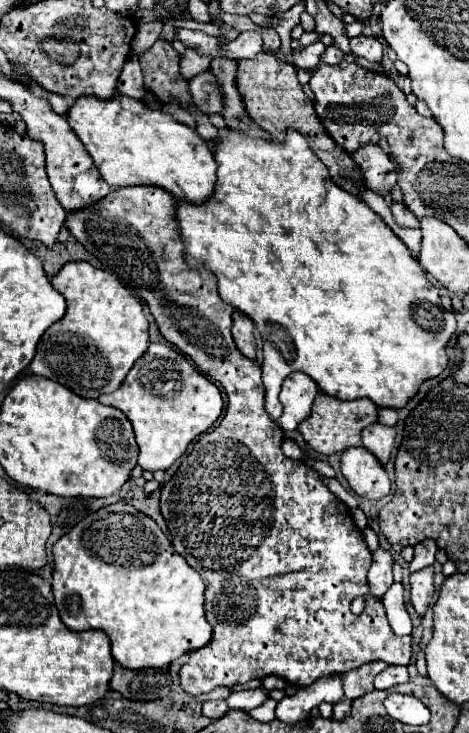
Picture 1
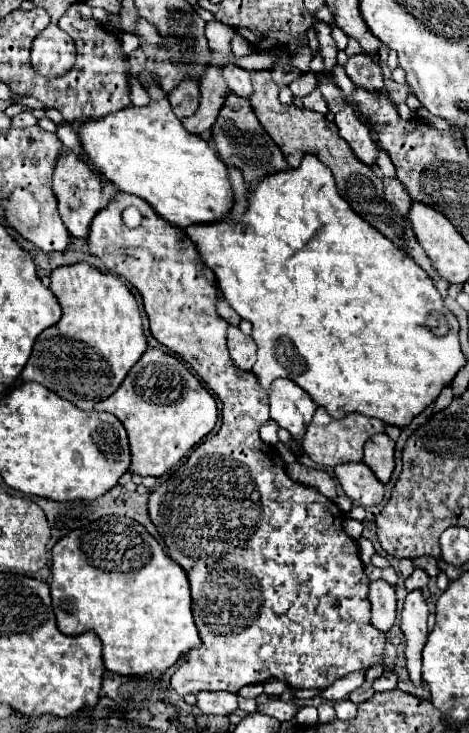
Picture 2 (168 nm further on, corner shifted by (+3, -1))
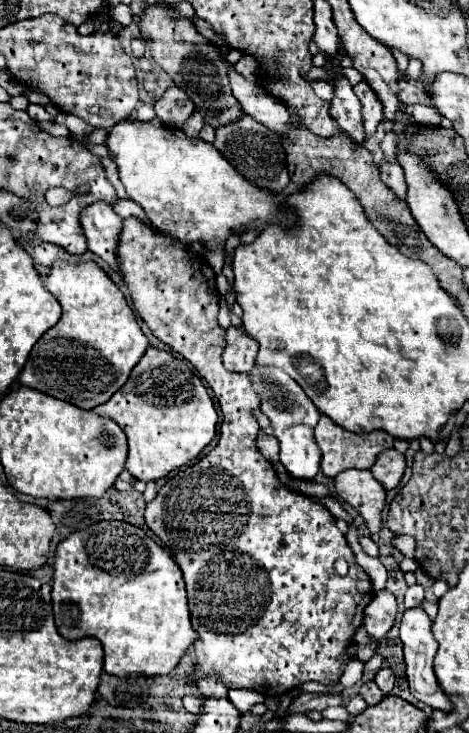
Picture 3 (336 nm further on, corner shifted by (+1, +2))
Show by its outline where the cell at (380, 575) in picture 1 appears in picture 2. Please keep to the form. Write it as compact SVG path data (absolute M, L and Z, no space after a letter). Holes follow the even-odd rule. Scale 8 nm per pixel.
M376 579L370 583L368 599L372 603L372 625L380 631L388 631L394 625L396 617L396 593L390 583Z

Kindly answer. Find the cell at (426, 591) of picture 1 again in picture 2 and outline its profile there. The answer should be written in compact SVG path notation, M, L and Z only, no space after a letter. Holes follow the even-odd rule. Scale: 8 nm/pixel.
M414 589L406 595L404 599L404 609L402 609L402 631L406 637L406 661L408 661L408 673L410 679L420 685L422 675L422 647L426 643L428 631L426 631L426 621L428 621L428 605L422 595L422 589Z

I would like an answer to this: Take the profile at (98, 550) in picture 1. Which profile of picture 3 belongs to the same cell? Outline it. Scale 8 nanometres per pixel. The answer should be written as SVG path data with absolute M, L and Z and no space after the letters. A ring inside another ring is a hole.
M98 522L92 524L84 530L78 530L74 534L70 534L66 540L62 540L56 548L56 558L54 558L54 573L52 577L52 610L54 618L56 618L56 628L58 632L66 638L66 640L78 640L78 638L98 638L100 644L104 646L104 672L112 674L112 676L128 676L128 674L142 674L142 676L162 676L168 674L182 658L182 654L188 650L188 646L192 642L196 642L198 634L190 624L190 614L188 614L188 600L186 600L186 588L184 588L184 580L182 580L182 572L178 568L178 564L174 562L174 558L160 548L150 536L146 536L144 530L124 524L124 522Z

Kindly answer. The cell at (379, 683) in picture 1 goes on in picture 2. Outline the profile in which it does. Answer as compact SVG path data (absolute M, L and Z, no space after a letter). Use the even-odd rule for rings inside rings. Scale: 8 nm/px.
M384 671L384 675L374 681L374 691L396 689L396 683L398 683L398 675L394 671Z

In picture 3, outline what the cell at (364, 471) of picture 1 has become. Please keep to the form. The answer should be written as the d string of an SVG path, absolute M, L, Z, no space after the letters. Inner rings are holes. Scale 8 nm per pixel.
M346 470L334 478L336 494L364 518L368 530L376 534L382 528L382 510L386 506L386 490L376 482L370 470Z

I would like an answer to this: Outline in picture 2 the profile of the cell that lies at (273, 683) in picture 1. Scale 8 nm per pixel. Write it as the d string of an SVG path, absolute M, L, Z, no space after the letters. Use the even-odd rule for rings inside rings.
M270 679L270 681L266 681L264 683L264 693L266 695L282 695L284 691L288 691L290 687L284 683L284 681L278 681L278 679Z

